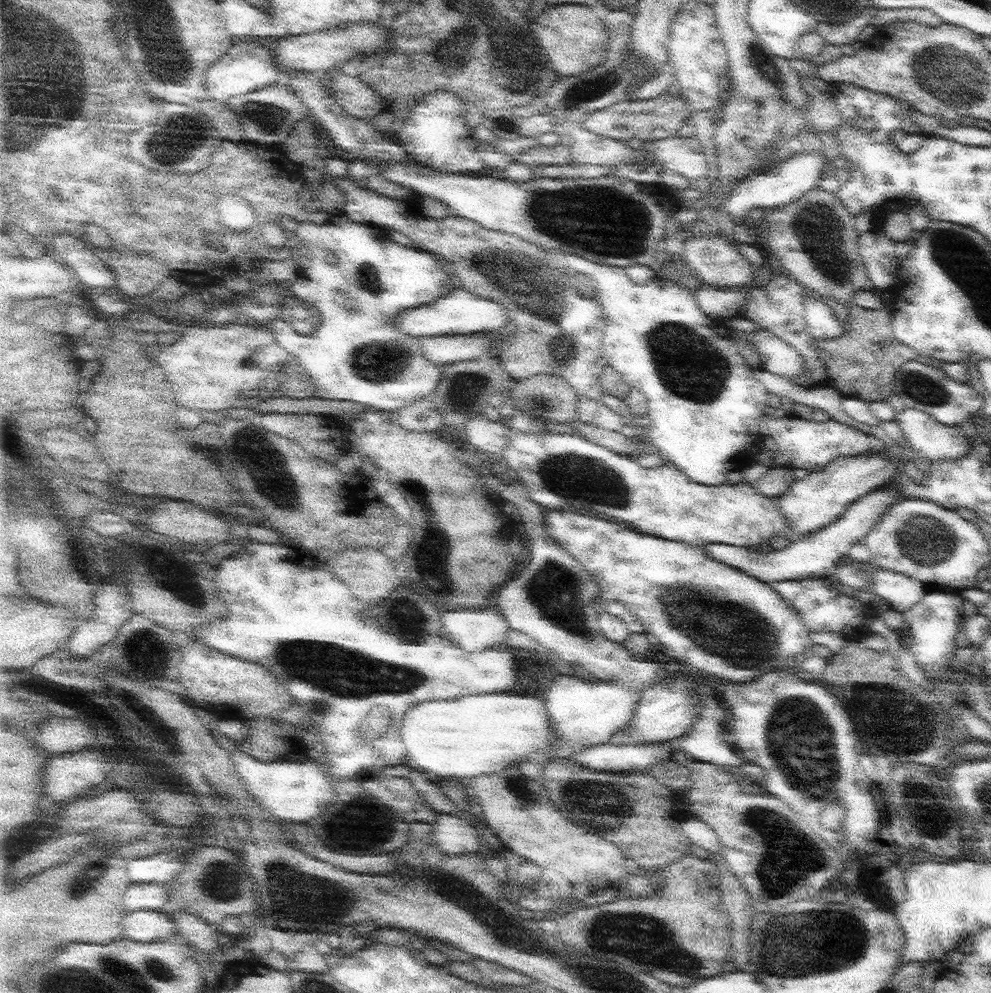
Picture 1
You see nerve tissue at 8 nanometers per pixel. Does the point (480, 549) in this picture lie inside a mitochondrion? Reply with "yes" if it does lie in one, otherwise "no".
no

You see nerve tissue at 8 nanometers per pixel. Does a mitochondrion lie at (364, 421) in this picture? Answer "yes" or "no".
no

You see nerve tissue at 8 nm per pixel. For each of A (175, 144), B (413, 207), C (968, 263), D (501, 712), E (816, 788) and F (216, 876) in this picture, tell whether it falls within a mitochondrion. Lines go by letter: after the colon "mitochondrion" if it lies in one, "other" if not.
A: mitochondrion
B: other
C: mitochondrion
D: other
E: mitochondrion
F: mitochondrion

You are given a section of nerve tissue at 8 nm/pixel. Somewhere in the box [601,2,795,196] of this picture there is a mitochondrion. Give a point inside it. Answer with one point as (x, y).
(765, 66)

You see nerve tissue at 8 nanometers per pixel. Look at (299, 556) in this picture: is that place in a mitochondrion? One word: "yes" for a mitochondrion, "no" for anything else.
no

